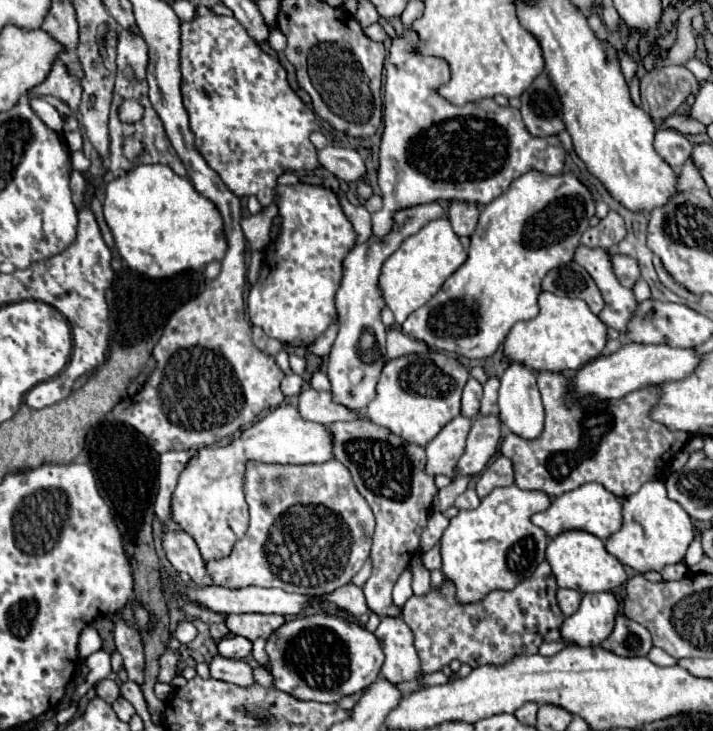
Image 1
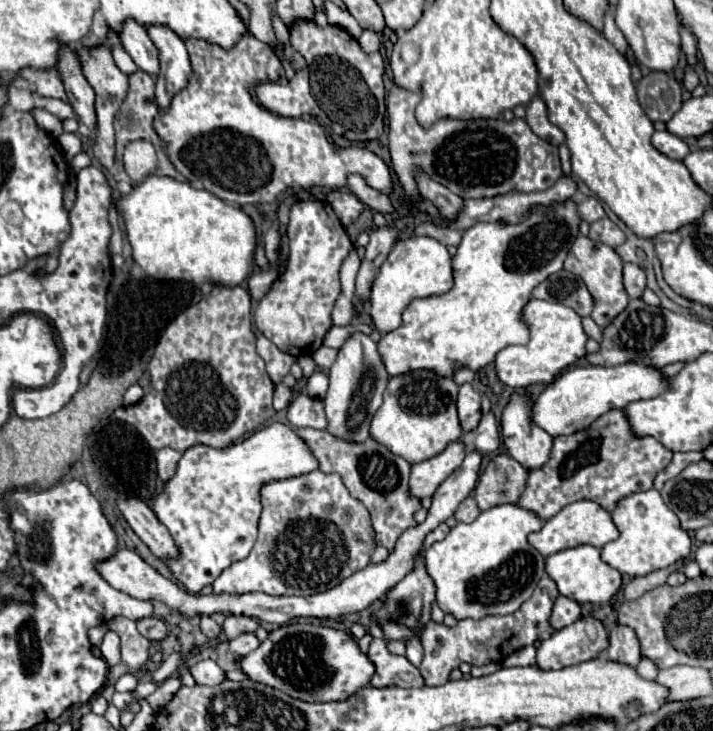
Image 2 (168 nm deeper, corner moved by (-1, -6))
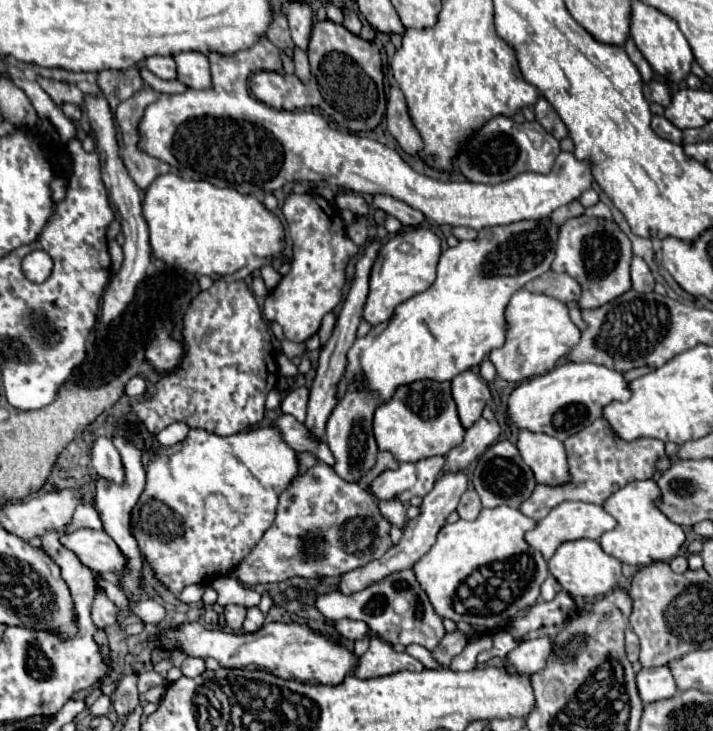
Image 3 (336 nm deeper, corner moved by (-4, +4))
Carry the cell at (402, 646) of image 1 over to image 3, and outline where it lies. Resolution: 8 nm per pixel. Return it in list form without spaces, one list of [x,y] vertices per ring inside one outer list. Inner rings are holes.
[[[373,635],[371,645],[363,657],[359,657],[359,665],[355,669],[355,677],[371,679],[371,677],[383,677],[397,671],[423,671],[425,667],[413,659],[407,653],[397,653],[387,641],[381,641],[381,637]]]

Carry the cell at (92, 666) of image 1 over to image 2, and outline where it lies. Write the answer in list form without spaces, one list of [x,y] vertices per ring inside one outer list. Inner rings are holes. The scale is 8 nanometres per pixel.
[[[108,631],[102,645],[100,645],[102,657],[106,659],[108,665],[116,665],[120,663],[120,637],[114,631]]]

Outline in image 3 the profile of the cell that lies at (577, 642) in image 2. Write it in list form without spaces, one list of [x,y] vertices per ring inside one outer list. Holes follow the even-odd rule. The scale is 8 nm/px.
[[[549,635],[525,639],[507,655],[507,669],[513,673],[537,673],[547,665],[549,655],[553,653],[553,639]]]

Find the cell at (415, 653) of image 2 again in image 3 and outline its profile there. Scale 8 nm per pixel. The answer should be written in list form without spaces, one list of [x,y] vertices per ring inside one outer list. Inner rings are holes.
[[[409,645],[407,647],[407,653],[411,655],[411,657],[415,657],[415,659],[419,659],[427,669],[435,669],[435,667],[441,667],[437,661],[433,661],[433,657],[431,657],[431,653],[425,649],[425,647],[421,647],[421,645]]]

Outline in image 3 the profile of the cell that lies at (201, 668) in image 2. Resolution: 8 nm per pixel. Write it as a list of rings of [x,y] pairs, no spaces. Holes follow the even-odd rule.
[[[187,657],[181,665],[181,671],[185,677],[197,677],[205,671],[205,661],[201,657]]]

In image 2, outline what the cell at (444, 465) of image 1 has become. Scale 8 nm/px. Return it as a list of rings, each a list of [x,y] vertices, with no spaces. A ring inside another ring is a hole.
[[[454,441],[440,455],[412,465],[410,495],[414,495],[416,499],[432,497],[438,485],[462,463],[464,457],[464,445],[460,441]]]

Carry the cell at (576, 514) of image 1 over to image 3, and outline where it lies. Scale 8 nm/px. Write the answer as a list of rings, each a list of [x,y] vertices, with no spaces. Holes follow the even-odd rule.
[[[563,501],[545,519],[541,519],[533,531],[525,533],[525,541],[533,545],[537,551],[541,551],[545,559],[551,559],[551,555],[561,543],[575,539],[599,539],[605,531],[611,531],[615,525],[617,521],[601,505],[583,501]]]

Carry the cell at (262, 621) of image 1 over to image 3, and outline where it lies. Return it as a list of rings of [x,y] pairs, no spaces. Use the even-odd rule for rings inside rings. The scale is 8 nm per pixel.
[[[227,605],[227,607],[225,607],[227,625],[229,625],[233,631],[239,631],[239,629],[241,629],[245,615],[247,615],[247,609],[241,607],[241,605]]]

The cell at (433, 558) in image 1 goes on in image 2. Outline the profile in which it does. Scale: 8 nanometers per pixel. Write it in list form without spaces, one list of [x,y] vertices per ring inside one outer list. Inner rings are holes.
[[[416,565],[396,587],[392,587],[382,599],[380,607],[370,615],[380,627],[384,623],[400,623],[420,637],[422,627],[430,621],[430,609],[434,603],[434,583],[424,565]]]

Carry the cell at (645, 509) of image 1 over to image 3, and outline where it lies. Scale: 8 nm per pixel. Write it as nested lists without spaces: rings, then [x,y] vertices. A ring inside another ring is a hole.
[[[653,479],[633,481],[621,487],[617,493],[613,493],[603,507],[609,515],[617,519],[617,527],[601,535],[599,543],[603,551],[617,557],[621,563],[637,567],[651,565],[653,561],[665,561],[665,563],[671,561],[685,543],[685,533],[677,523],[665,517],[665,513],[657,505],[659,501],[661,501],[661,491]]]

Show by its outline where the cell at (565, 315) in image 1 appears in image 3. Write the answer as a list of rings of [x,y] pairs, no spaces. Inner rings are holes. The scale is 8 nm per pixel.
[[[521,289],[511,297],[505,315],[507,315],[507,341],[503,347],[493,349],[489,355],[489,359],[497,369],[497,375],[503,377],[505,381],[523,381],[547,373],[581,339],[581,331],[571,321],[567,305],[549,295]]]

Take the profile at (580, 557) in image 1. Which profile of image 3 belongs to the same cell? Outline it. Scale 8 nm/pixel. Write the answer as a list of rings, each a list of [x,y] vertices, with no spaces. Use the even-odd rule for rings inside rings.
[[[577,539],[559,545],[555,555],[549,559],[549,571],[571,597],[593,599],[597,595],[607,595],[615,589],[621,577],[621,561],[607,555],[597,541]]]

